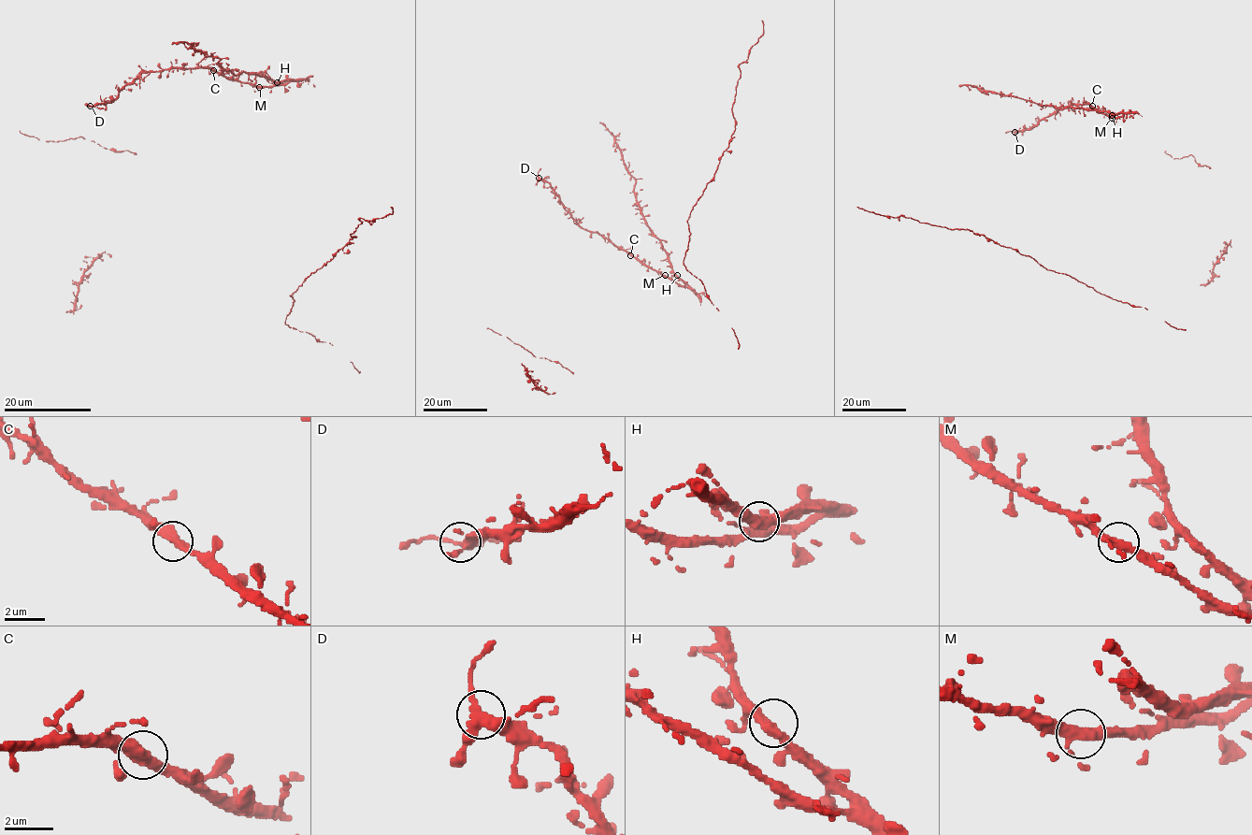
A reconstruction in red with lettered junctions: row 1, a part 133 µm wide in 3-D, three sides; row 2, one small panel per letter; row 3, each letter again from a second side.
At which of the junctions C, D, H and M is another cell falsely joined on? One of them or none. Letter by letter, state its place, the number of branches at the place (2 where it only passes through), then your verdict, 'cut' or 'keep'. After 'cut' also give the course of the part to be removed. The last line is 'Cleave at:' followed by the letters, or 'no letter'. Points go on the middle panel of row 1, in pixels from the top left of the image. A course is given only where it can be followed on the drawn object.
C: (630, 255) | 2 | keep
D: (539, 178) | 3 | keep
H: (677, 275) | 2 | keep
M: (665, 275) | 2 | keep
Cleave at: no letter

